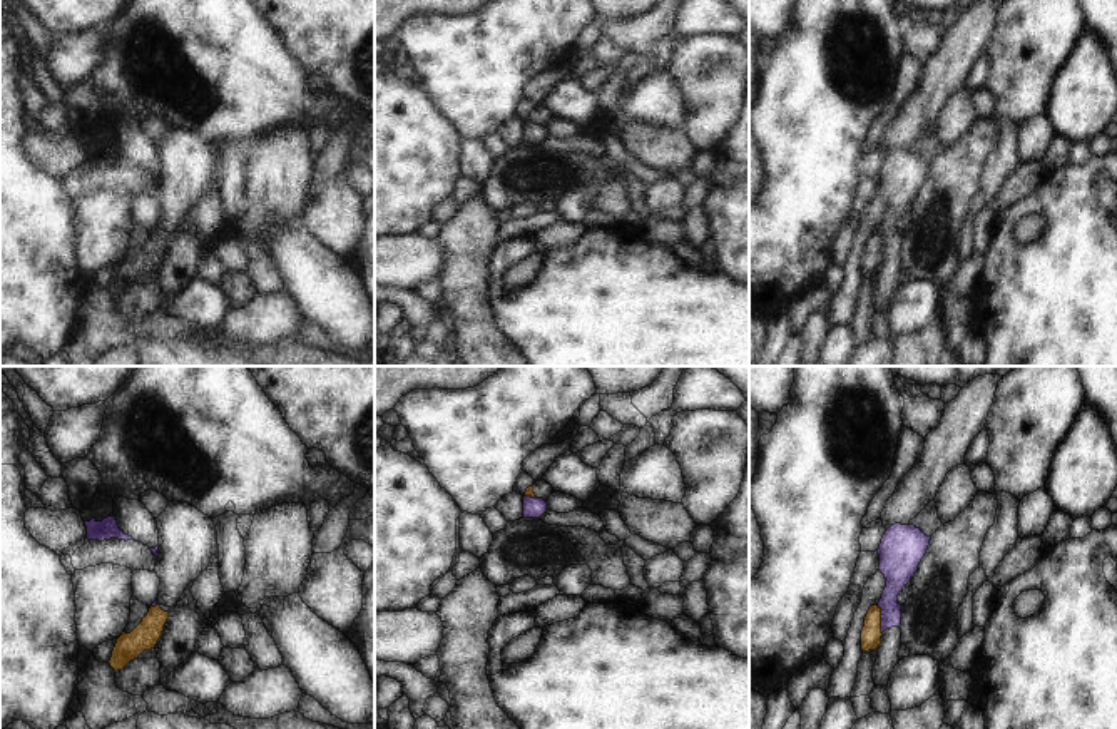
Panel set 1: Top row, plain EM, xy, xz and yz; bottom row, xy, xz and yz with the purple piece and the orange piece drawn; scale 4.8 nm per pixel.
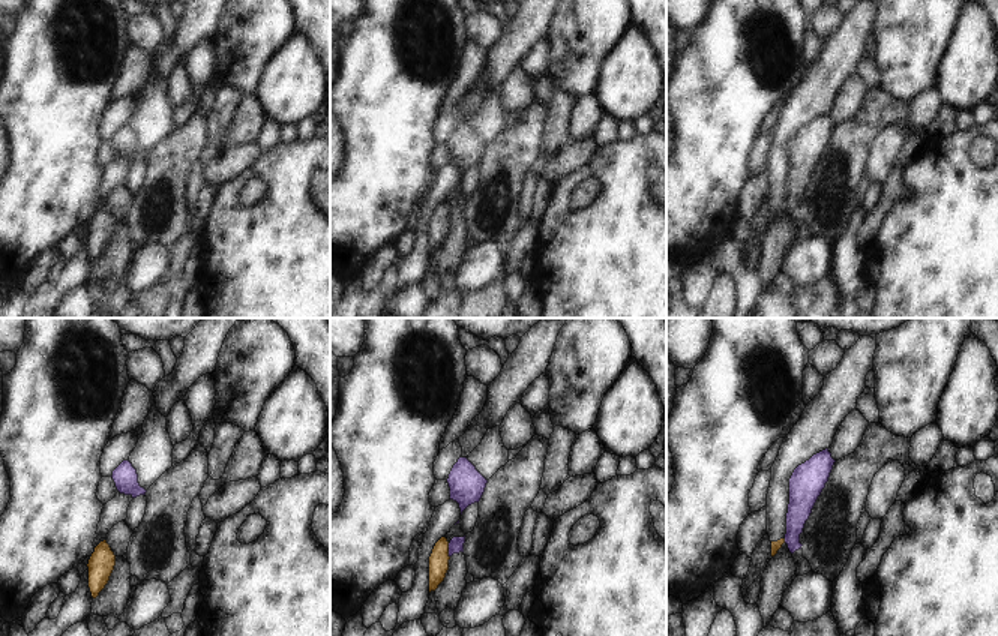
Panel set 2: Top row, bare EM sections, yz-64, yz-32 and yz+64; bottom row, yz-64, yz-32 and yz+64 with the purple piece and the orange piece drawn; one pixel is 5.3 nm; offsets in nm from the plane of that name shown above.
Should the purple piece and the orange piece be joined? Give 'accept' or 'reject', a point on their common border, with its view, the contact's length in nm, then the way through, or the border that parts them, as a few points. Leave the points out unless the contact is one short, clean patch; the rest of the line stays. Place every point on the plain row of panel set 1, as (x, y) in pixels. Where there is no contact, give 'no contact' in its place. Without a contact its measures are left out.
reject; meets purple in yz at (882, 246); contact 150 nm long

